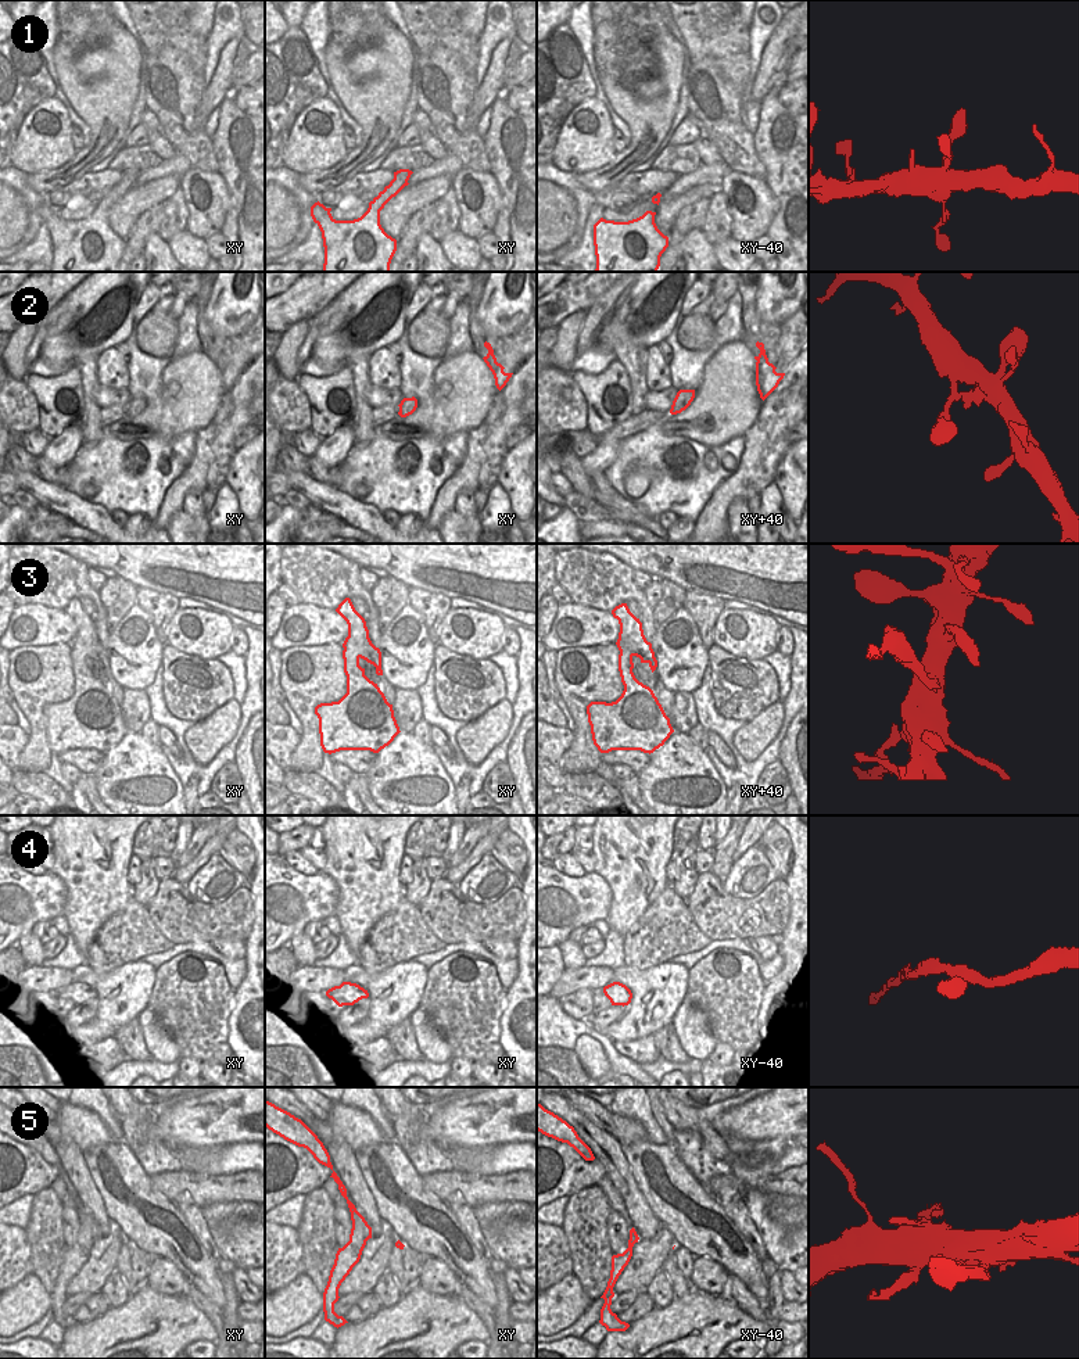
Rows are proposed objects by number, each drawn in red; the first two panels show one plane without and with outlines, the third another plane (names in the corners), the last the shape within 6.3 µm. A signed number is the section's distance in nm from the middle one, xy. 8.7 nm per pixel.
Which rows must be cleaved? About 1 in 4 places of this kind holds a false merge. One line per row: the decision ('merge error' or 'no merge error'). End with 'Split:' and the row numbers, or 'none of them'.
1: no merge error
2: no merge error
3: merge error
4: no merge error
5: no merge error
Split: 3

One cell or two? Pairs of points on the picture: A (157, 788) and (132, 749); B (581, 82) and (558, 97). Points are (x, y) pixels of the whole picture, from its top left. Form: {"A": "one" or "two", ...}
{"A": "one", "B": "one"}

